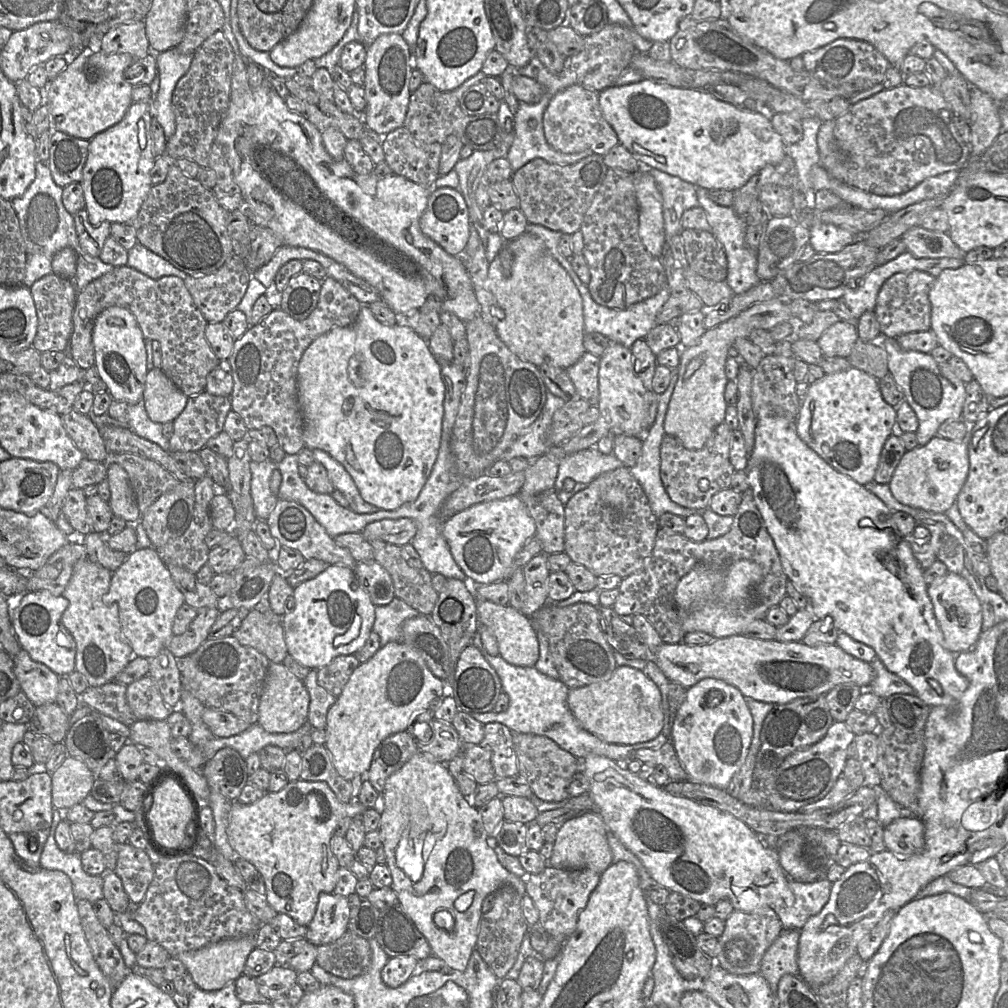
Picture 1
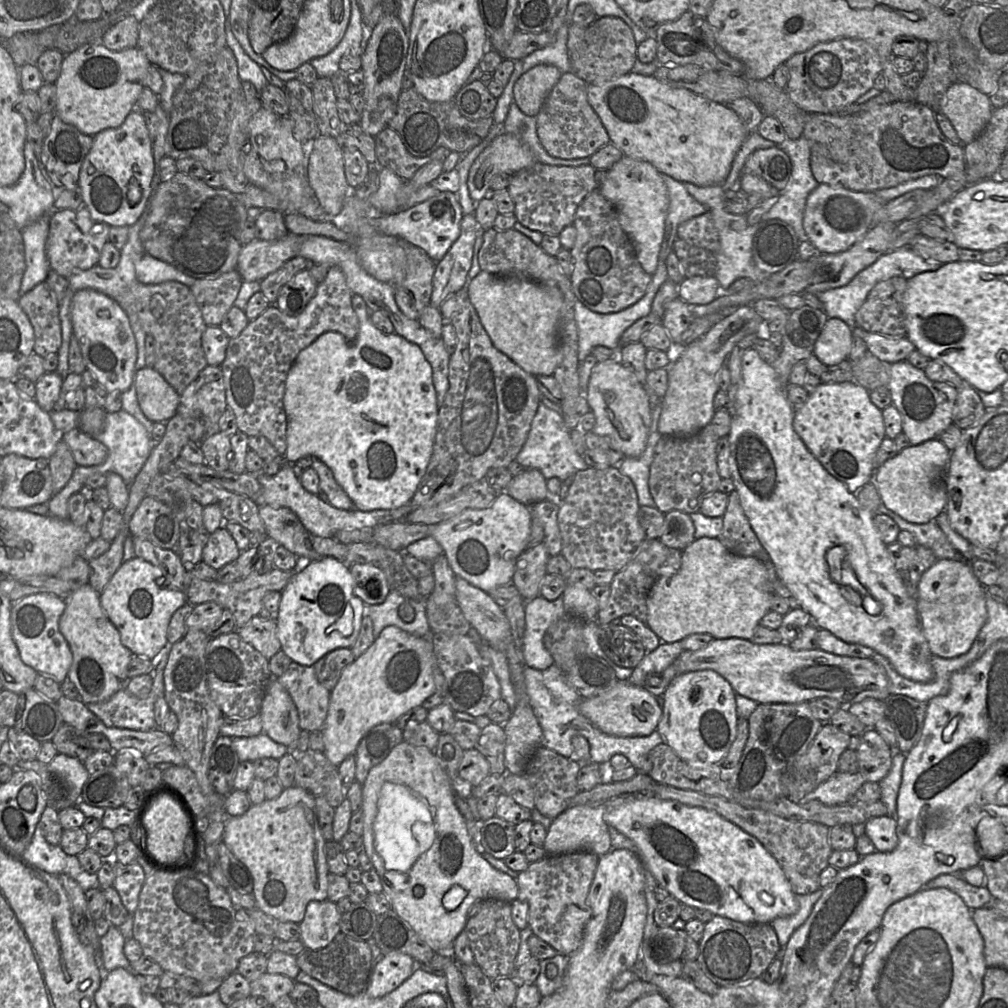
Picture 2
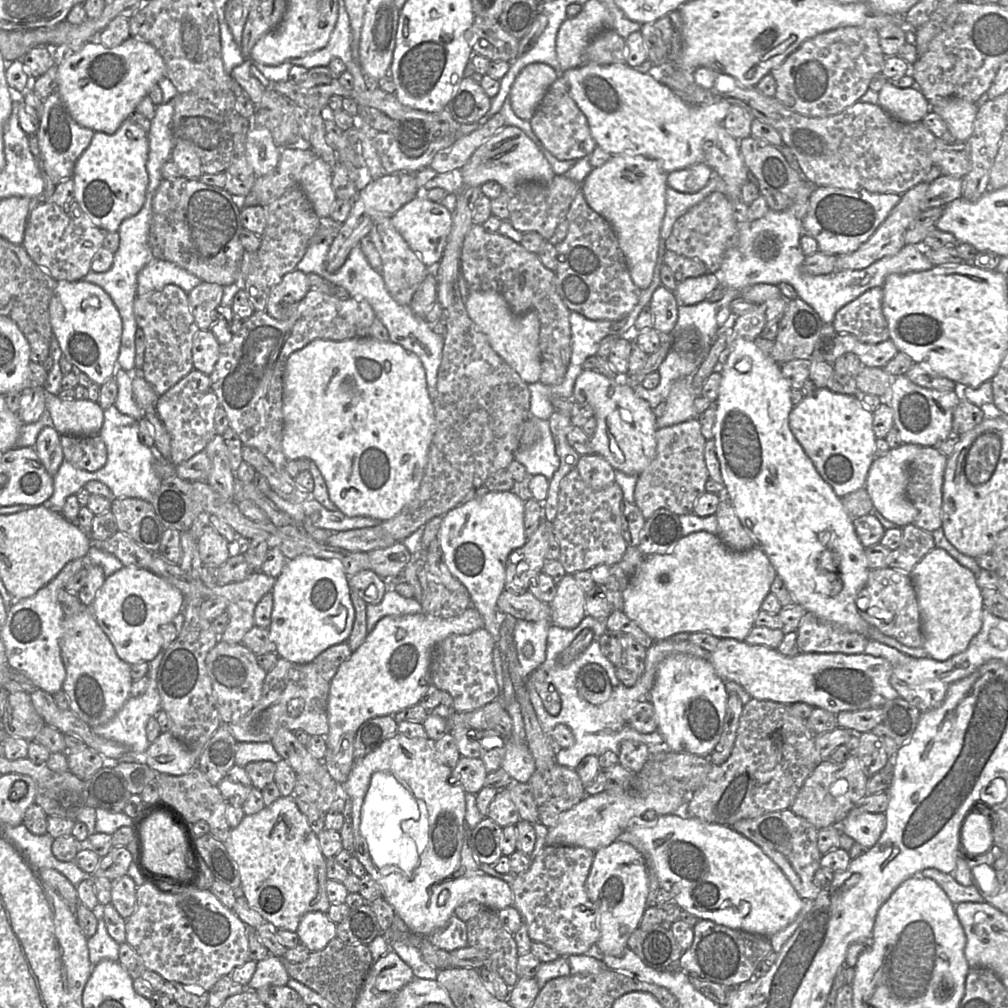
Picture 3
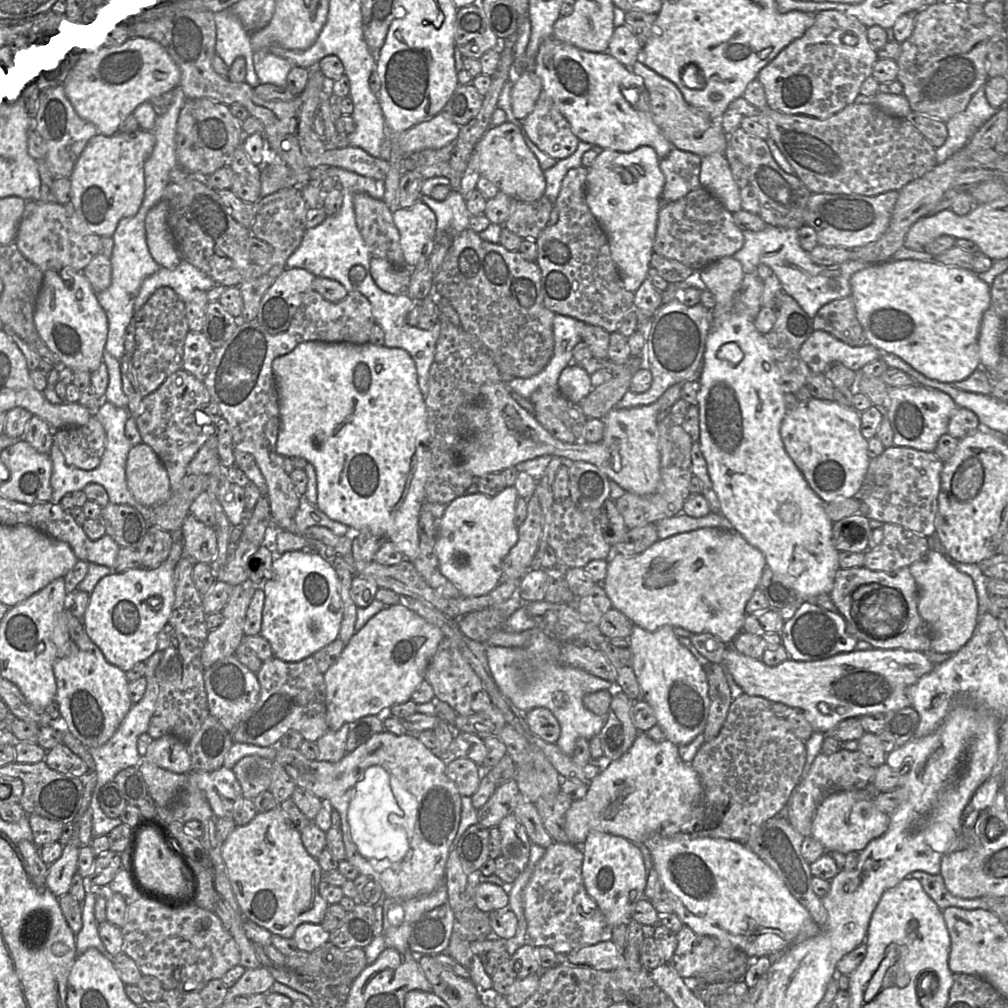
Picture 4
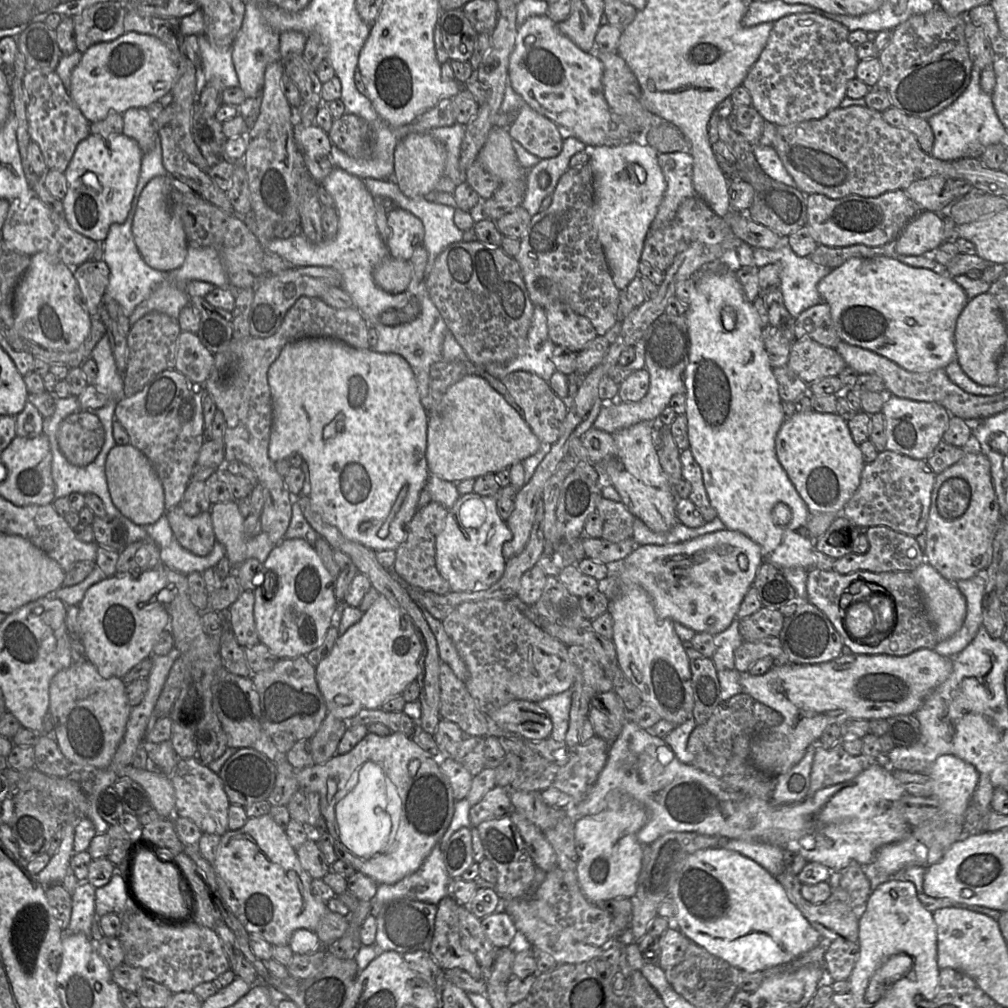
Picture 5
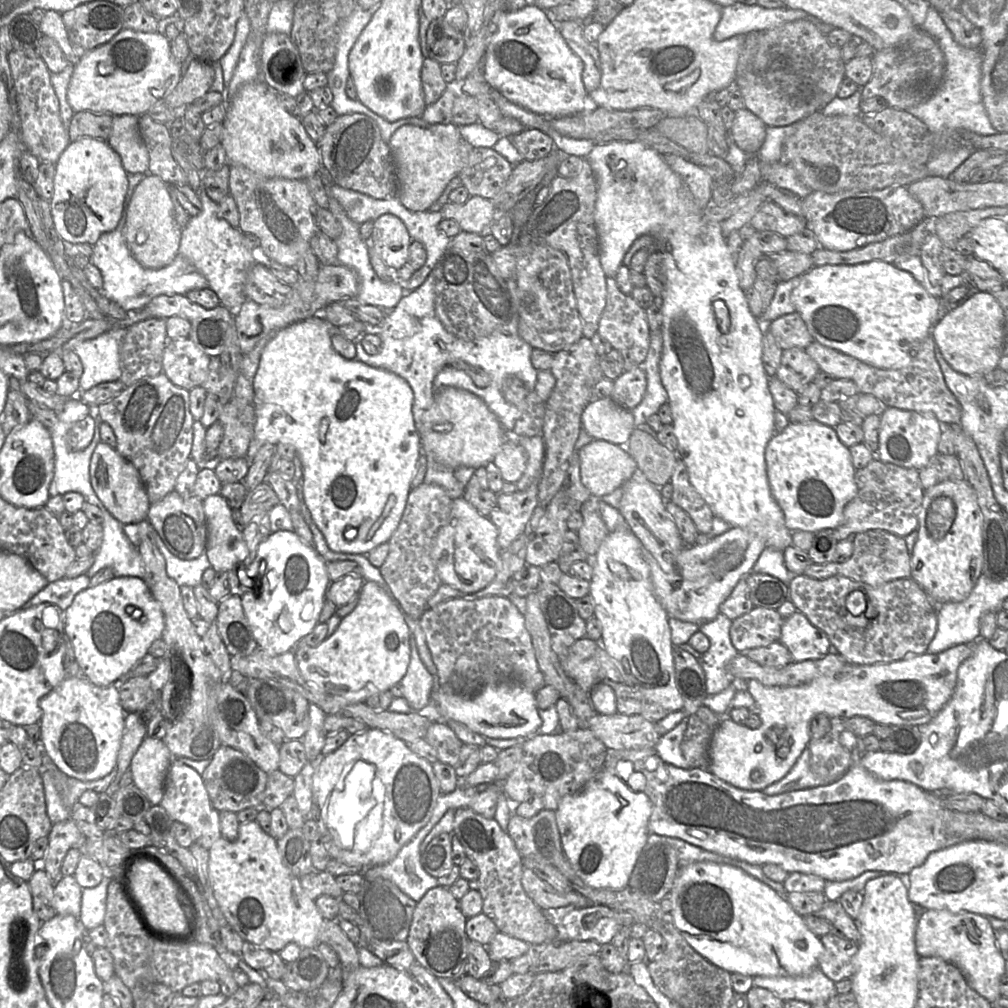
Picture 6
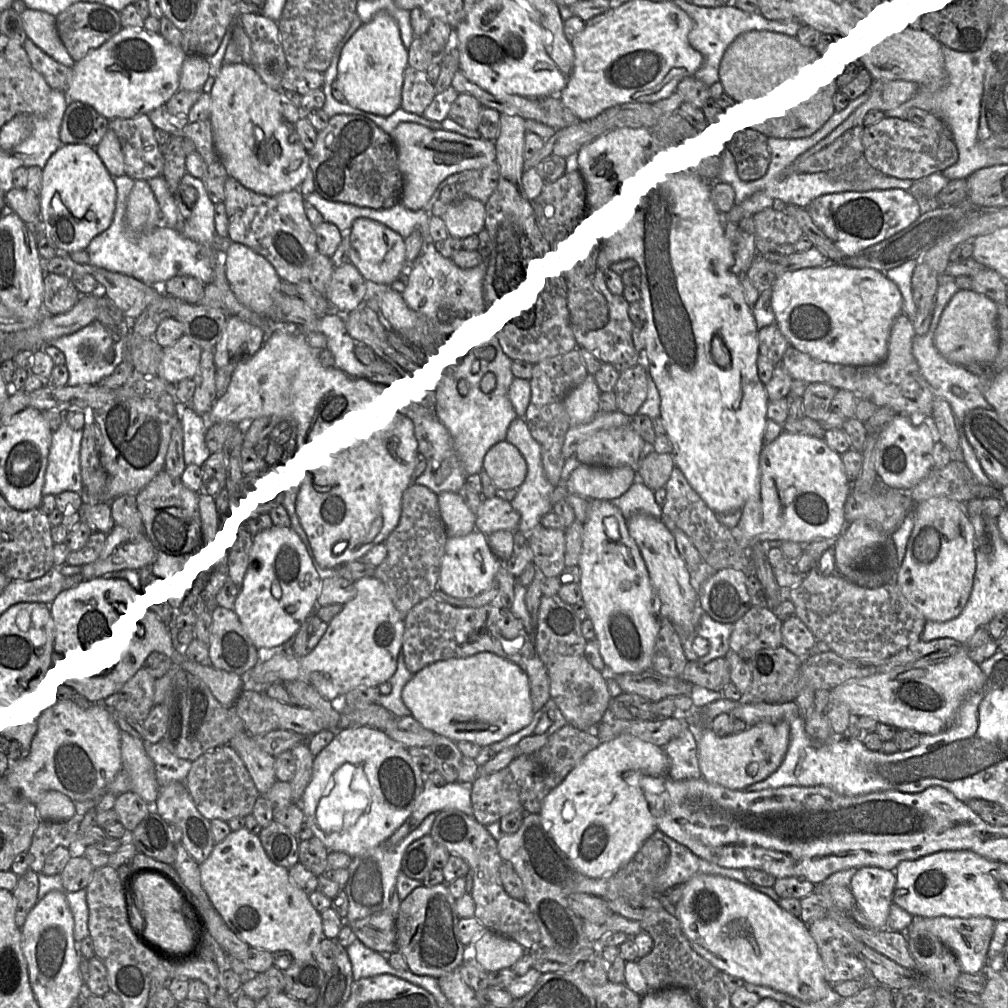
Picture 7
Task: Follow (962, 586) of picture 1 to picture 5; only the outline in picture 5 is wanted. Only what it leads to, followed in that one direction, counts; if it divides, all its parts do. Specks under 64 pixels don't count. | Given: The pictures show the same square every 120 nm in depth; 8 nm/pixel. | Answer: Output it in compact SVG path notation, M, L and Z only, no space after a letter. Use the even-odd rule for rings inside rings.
M926 561L913 570L912 575L934 626L937 643L950 638L961 629L965 620L964 595L955 583L944 578Z

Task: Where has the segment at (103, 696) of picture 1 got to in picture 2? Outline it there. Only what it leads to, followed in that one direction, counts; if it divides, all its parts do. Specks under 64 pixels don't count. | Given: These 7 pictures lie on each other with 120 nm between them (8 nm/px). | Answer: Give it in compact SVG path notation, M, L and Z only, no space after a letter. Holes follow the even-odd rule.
M167 643L159 655L151 659L154 664L153 686L144 699L132 695L125 687L121 688L108 700L86 704L102 722L109 727L125 728L148 732L155 728L155 703L164 695L164 669L172 644Z

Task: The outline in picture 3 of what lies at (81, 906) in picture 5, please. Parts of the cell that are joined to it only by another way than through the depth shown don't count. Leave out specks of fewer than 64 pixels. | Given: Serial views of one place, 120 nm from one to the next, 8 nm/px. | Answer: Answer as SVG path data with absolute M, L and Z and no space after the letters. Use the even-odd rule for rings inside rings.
M98 905L92 910L98 920L98 926L96 933L87 940L92 968L101 960L118 961L119 958L120 945L107 932L103 921L102 907L102 905Z

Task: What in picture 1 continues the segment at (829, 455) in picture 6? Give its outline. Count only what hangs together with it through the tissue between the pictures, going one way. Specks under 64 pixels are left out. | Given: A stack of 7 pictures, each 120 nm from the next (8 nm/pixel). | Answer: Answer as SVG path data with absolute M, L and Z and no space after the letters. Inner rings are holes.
M850 367L845 371L825 374L809 386L807 397L800 405L796 431L800 438L832 468L865 486L874 481L883 446L888 437L897 431L896 420L896 408L884 400L879 380L862 370Z

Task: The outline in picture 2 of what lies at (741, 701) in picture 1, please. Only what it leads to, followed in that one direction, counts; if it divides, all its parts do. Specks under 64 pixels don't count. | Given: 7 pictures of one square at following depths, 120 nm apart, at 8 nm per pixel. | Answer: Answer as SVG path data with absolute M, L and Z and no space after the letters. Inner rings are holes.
M712 670L677 675L660 697L662 716L656 731L661 735L663 744L668 745L679 758L693 768L702 769L711 765L720 765L736 737L738 715L735 695L731 685Z

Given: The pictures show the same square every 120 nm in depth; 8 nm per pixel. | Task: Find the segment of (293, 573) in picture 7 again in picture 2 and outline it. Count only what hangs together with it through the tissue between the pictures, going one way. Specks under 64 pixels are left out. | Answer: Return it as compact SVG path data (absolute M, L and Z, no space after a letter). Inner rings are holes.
M333 557L309 561L293 576L281 592L277 638L293 662L313 666L327 653L354 645L361 627L364 602L354 594L350 566Z

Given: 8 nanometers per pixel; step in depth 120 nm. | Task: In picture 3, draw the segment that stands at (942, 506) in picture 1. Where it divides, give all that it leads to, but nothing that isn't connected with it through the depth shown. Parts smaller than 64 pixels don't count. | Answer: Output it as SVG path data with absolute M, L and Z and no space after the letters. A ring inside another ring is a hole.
M903 444L898 448L890 449L886 455L874 459L866 478L864 487L872 500L873 506L883 517L899 528L913 524L918 516L917 509L907 496L907 485L910 464L921 448L922 446L916 444Z

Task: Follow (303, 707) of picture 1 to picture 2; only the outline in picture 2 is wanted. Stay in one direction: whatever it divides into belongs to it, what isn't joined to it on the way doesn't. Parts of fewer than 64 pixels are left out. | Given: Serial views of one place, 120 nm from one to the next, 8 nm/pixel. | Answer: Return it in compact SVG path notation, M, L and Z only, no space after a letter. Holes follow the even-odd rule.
M272 678L267 687L260 717L263 732L296 753L296 742L301 732L298 711L291 696L276 678Z

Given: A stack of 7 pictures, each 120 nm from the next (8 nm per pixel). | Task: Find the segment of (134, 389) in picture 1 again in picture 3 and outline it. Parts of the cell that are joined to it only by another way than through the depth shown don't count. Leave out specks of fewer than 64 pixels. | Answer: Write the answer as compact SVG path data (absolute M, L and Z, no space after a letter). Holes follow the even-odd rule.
M59 280L49 303L49 318L63 356L73 366L99 386L115 377L123 323L116 305L103 288L84 280Z

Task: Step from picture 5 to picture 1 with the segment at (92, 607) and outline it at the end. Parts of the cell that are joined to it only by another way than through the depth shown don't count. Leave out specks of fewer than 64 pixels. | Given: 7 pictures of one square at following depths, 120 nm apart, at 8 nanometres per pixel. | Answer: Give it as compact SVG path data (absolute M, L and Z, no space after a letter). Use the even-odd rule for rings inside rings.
M148 547L136 549L129 553L126 561L113 573L108 593L103 596L105 604L118 604L119 619L123 633L130 643L134 656L153 659L164 649L168 649L168 644L173 634L173 622L179 608L185 603L183 593L176 587L171 574L159 555L158 549Z

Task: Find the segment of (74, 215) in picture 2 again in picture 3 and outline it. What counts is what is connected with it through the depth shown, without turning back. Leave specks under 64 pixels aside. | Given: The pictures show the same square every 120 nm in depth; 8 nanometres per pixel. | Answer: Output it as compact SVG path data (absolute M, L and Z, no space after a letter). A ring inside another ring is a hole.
M76 201L64 205L50 202L37 205L30 211L21 245L31 259L46 270L54 279L57 281L66 280L74 282L81 280L91 271L92 260L103 246L105 234L106 232L93 224L89 216L84 213Z

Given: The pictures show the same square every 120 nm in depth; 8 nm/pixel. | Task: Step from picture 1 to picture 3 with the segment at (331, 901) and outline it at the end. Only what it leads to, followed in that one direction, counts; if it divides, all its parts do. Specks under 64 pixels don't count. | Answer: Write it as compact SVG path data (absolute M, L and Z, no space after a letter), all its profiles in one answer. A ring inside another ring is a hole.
M320 911L308 912L302 916L297 930L300 942L309 951L322 950L336 937L337 924L327 914Z

